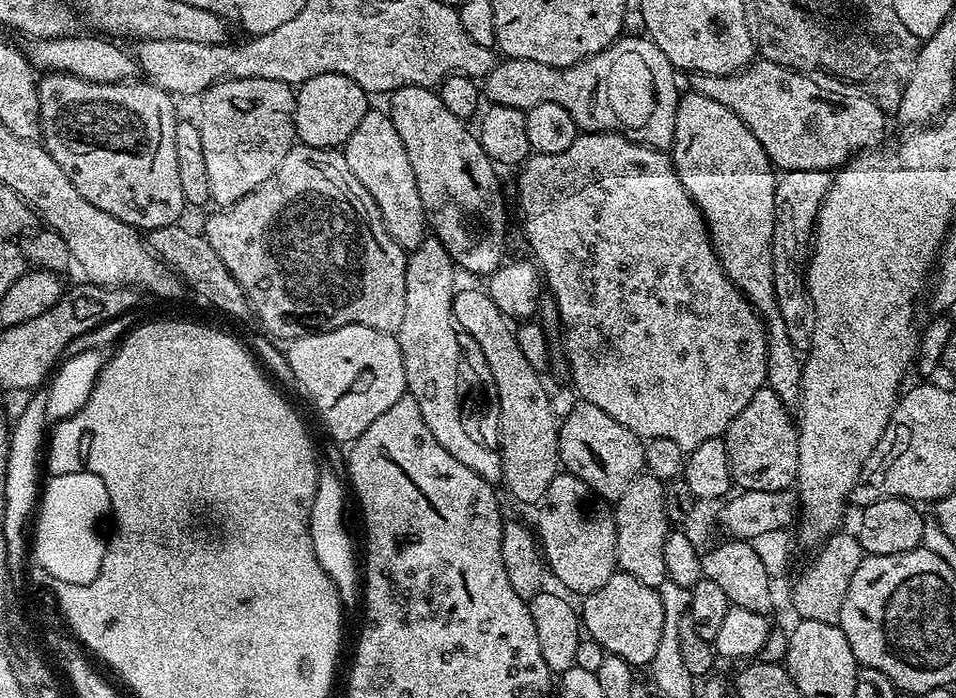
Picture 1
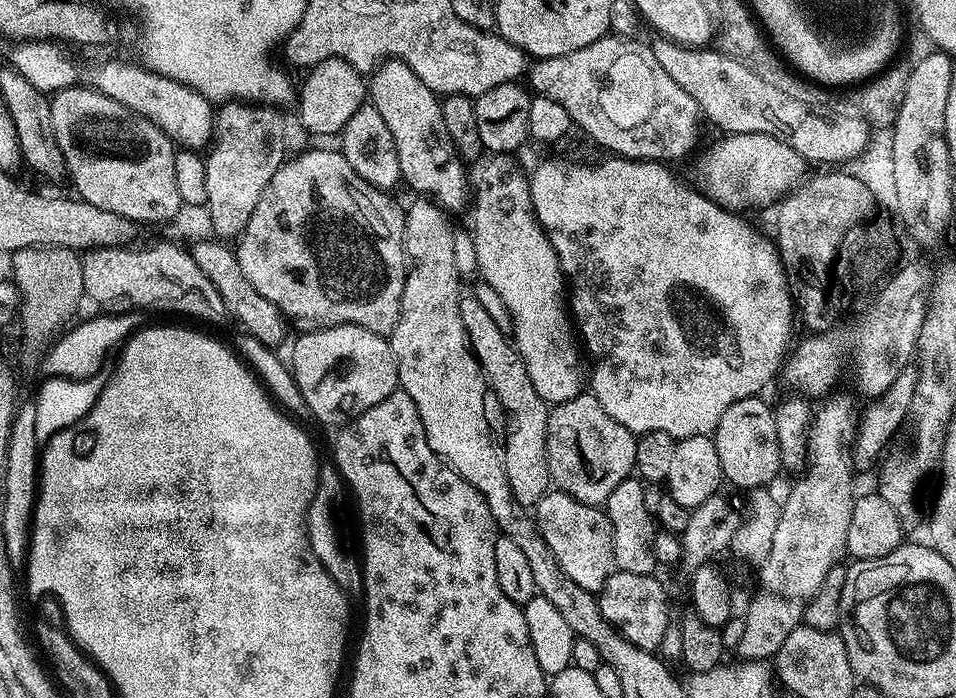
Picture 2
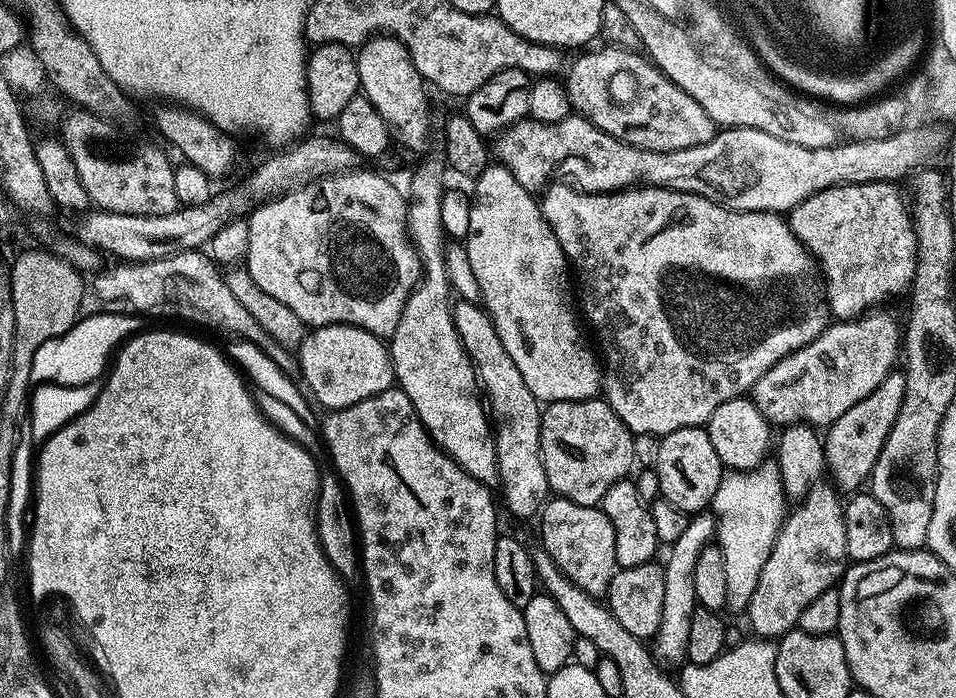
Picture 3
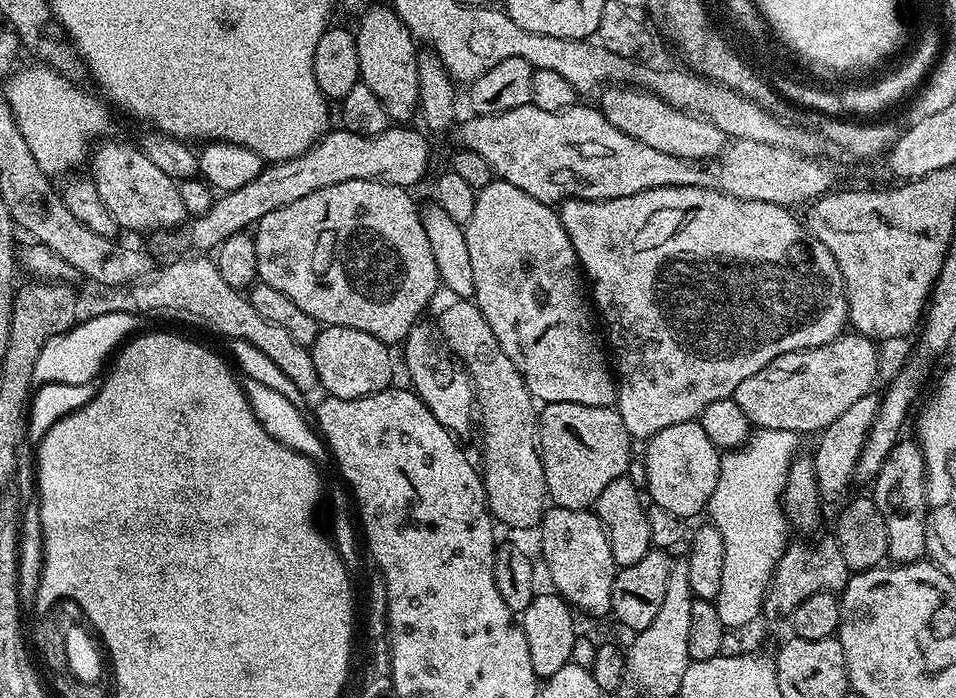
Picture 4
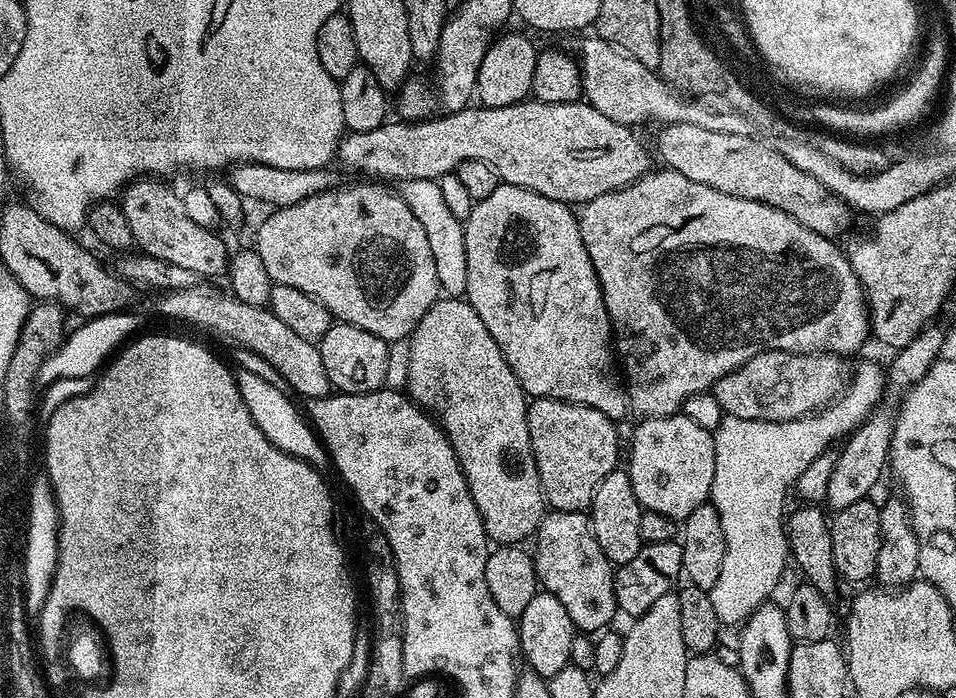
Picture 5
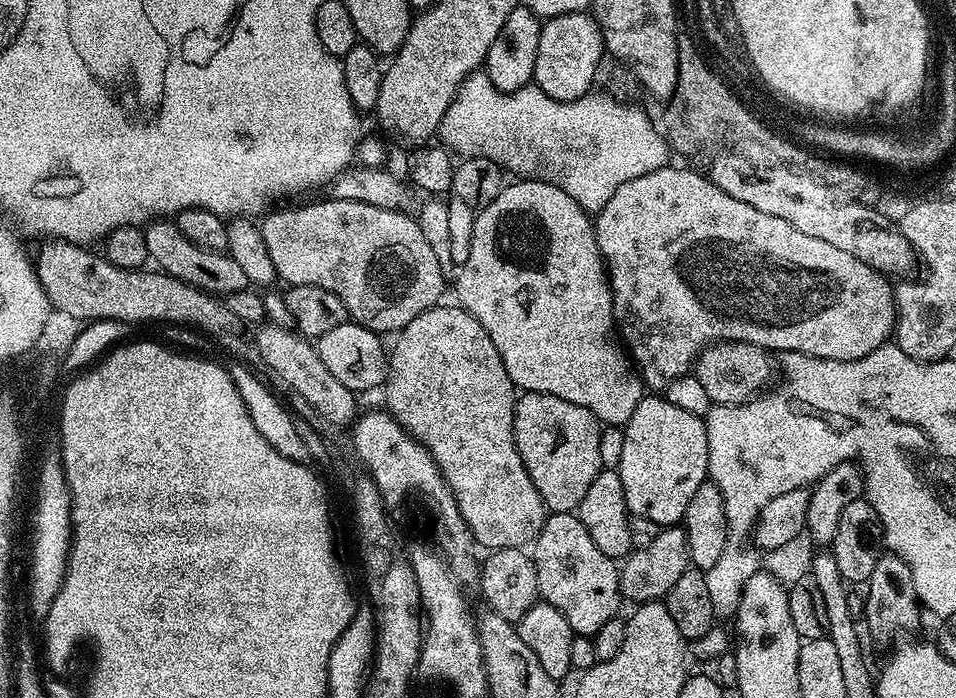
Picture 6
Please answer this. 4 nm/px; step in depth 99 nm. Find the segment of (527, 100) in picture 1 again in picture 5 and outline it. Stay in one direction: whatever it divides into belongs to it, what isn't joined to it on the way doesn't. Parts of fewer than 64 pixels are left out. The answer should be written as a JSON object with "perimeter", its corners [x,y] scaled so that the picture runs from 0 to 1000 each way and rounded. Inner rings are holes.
{"perimeter":[[[697,178],[689,188],[690,223],[699,234],[696,236],[722,255],[722,261],[825,304],[843,330],[851,330],[857,338],[874,341],[887,321],[887,292],[856,261],[856,255],[847,255],[831,232],[824,232],[806,205],[790,201],[790,193],[751,192],[721,178]]]}

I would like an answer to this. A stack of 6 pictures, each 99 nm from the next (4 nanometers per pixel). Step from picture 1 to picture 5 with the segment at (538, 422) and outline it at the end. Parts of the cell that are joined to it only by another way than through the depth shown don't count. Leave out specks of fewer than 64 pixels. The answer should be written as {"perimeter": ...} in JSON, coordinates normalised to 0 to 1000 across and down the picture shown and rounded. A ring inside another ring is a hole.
{"perimeter":[[[460,427],[457,428],[455,436],[450,438],[450,444],[446,444],[446,450],[437,461],[437,467],[426,489],[425,497],[427,497],[426,566],[434,573],[440,585],[451,592],[458,603],[460,612],[463,613],[464,620],[468,622],[471,639],[481,663],[481,670],[485,675],[490,701],[496,713],[496,725],[500,725],[500,736],[506,744],[506,756],[510,762],[512,775],[518,777],[523,782],[540,782],[548,777],[544,774],[550,772],[551,768],[553,772],[561,758],[565,755],[565,746],[571,738],[571,718],[569,715],[569,702],[565,698],[565,681],[563,679],[563,668],[561,666],[561,658],[556,649],[556,635],[554,633],[554,616],[552,615],[552,580],[554,573],[548,556],[542,547],[542,542],[537,536],[536,526],[529,519],[521,490],[517,490],[513,473],[508,473],[504,456],[500,456],[496,438],[492,438],[488,428]]]}

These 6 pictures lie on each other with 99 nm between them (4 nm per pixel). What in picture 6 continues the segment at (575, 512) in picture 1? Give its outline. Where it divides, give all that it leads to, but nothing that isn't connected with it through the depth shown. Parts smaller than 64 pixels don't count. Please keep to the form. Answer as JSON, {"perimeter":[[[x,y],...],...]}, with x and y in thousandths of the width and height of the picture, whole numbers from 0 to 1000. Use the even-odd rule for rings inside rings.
{"perimeter":[[[579,734],[570,744],[567,759],[561,766],[554,785],[554,795],[563,822],[564,858],[570,865],[579,868],[596,891],[599,907],[605,911],[619,913],[630,903],[634,891],[645,887],[644,877],[651,867],[649,852],[649,817],[645,804],[639,802],[626,782],[621,782],[621,771],[613,765],[613,754],[609,754],[606,738],[597,734]]]}

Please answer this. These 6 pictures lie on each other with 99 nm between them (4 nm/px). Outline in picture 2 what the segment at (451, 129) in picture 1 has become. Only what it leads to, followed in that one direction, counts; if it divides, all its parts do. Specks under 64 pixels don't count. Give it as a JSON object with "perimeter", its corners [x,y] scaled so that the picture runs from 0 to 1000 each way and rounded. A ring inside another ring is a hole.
{"perimeter":[[[403,87],[388,105],[387,146],[395,163],[400,163],[412,198],[419,259],[470,307],[483,302],[490,292],[490,246],[485,242],[486,231],[467,189],[461,139],[452,132],[429,95],[418,87]]]}

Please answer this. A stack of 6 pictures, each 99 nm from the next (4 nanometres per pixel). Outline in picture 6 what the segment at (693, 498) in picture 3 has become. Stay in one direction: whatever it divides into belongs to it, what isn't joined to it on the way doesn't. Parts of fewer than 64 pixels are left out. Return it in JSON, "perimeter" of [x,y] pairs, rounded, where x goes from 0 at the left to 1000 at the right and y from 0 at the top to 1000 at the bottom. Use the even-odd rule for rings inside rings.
{"perimeter":[[[678,564],[652,609],[651,656],[647,668],[655,725],[661,739],[680,742],[691,754],[714,746],[726,702],[741,686],[741,635],[733,597],[718,593],[690,564]]]}

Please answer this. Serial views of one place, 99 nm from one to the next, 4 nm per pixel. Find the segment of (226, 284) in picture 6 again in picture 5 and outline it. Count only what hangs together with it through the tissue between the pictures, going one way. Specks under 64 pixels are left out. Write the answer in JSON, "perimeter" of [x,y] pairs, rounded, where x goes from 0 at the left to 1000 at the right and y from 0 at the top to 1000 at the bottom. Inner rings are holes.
{"perimeter":[[[143,255],[129,271],[126,302],[132,307],[132,318],[136,318],[139,351],[152,367],[169,370],[169,375],[190,381],[190,387],[199,387],[210,398],[233,397],[238,388],[241,357],[232,340],[225,338],[223,328],[199,318],[188,288],[189,277],[172,264],[175,262],[167,255]]]}

